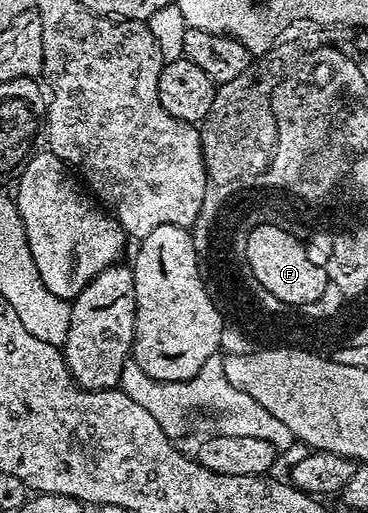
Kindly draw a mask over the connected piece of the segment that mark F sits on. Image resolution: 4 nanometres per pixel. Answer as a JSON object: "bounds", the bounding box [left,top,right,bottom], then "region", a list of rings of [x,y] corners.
{"bounds":[249,228,329,303],"region":[[[272,228],[257,229],[249,241],[249,260],[252,260],[254,277],[267,291],[275,293],[277,299],[282,299],[285,303],[312,303],[322,295],[329,279],[325,266],[315,259],[317,260],[310,252],[309,246],[290,232],[281,233],[279,229]]]}

